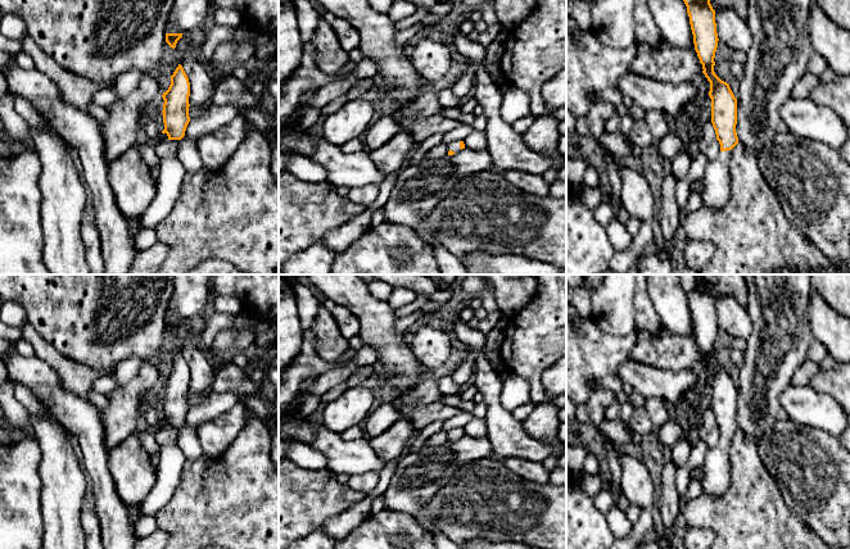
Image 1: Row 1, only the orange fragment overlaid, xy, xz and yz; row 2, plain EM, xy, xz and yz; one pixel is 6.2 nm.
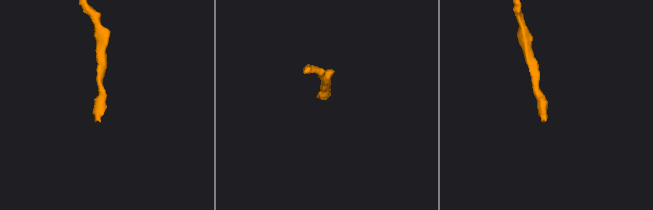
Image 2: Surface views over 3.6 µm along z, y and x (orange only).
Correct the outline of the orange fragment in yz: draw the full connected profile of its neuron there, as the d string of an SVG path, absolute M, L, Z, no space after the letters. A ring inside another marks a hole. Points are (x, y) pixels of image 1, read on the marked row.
M710 0L683 1L690 17L695 50L702 64L702 73L710 82L711 123L716 140L720 144L720 154L706 165L702 176L705 185L702 203L713 210L720 210L729 200L731 150L738 144L736 132L737 99L729 85L722 81L714 72L714 58L719 38L716 33L715 10Z

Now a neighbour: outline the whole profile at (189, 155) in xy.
M185 136L180 140L177 159L184 164L186 172L199 172L204 168L196 141Z

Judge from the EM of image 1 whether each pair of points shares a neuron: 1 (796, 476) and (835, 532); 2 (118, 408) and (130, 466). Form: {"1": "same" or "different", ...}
{"1": "same", "2": "different"}

